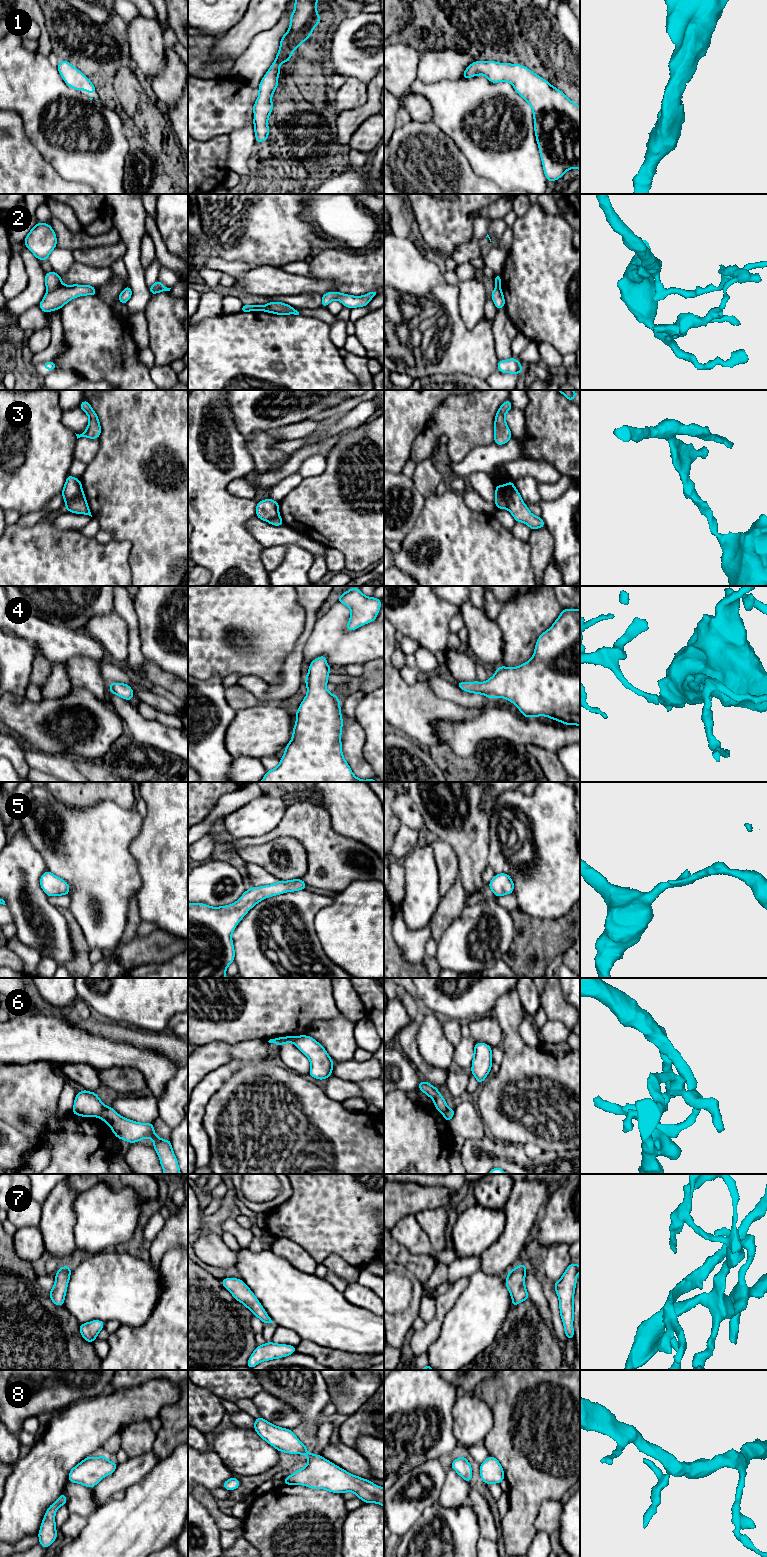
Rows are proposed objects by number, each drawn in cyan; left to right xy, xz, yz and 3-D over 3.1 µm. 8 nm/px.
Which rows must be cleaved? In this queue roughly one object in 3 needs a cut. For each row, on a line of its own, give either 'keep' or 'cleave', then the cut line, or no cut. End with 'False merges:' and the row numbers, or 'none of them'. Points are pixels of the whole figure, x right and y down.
1: keep; cut none
2: cleave; cut xy (61, 283), (53, 290), (47, 292)
3: cleave; cut yz (514, 487), (506, 508)
4: keep; cut none
5: keep; cut none
6: cleave; cut xy (106, 1106), (98, 1116)
7: keep; cut none
8: keep; cut none
False merges: 2, 3, 6

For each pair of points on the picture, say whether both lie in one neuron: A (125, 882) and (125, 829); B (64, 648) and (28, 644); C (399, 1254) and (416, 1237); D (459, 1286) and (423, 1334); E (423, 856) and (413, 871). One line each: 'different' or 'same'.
A: same
B: same
C: different
D: same
E: same

